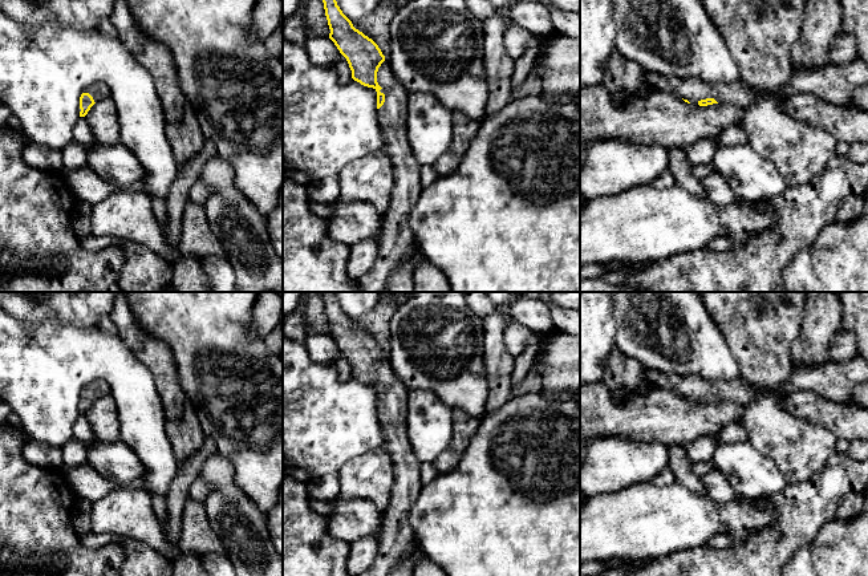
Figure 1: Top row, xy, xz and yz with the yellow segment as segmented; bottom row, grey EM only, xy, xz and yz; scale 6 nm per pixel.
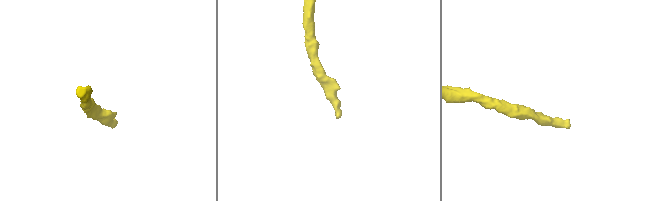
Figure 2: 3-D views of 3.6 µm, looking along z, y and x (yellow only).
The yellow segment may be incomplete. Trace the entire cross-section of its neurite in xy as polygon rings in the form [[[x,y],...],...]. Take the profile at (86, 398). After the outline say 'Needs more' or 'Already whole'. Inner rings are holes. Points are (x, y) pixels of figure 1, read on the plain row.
[[[92,380],[88,385],[84,386],[80,394],[80,414],[85,414],[90,405],[110,393],[110,386],[105,380]]]. Needs more

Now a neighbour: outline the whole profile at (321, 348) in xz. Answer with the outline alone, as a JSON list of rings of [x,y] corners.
[[[308,333],[305,338],[305,348],[309,357],[315,362],[325,365],[336,365],[341,350],[334,342],[334,340],[326,334]]]

